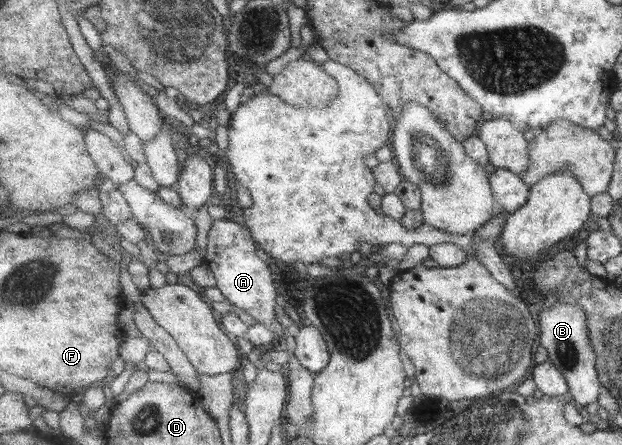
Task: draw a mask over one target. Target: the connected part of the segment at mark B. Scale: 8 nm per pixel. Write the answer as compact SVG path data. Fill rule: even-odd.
M557 302L542 309L540 316L540 344L546 348L548 359L554 363L567 378L571 398L577 407L590 406L599 402L604 388L597 371L596 348L592 344L592 334L588 314L582 306Z

